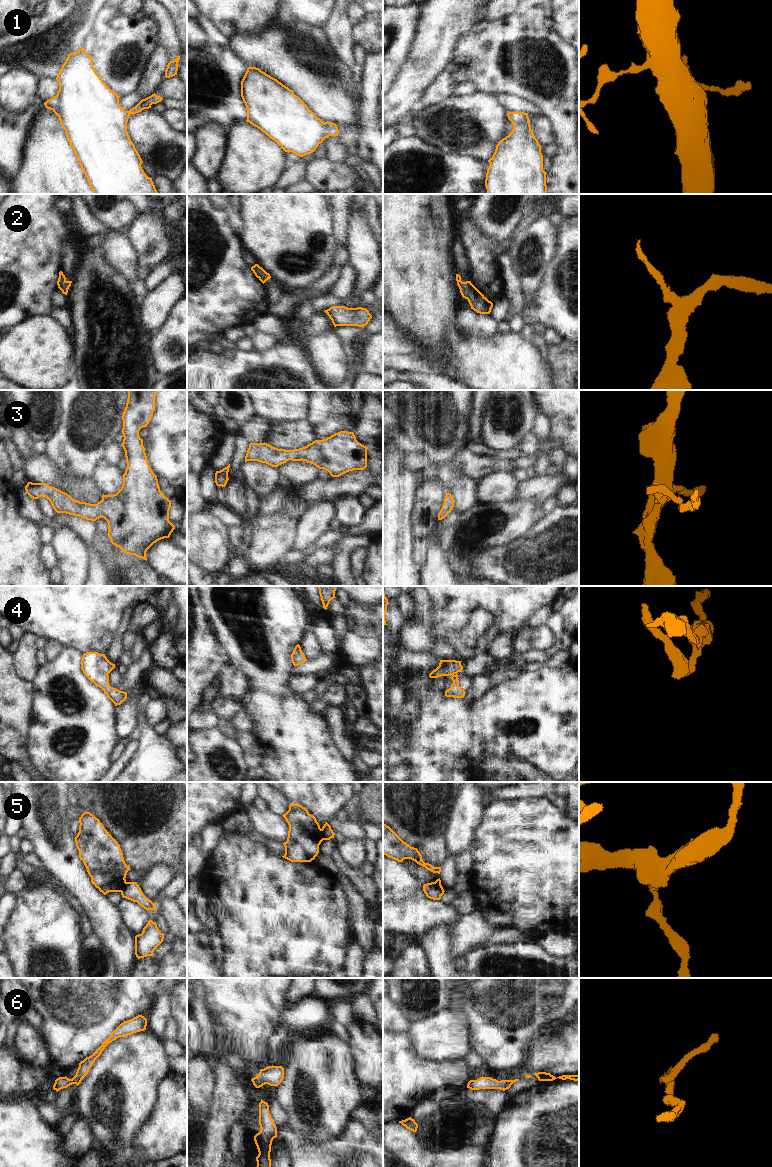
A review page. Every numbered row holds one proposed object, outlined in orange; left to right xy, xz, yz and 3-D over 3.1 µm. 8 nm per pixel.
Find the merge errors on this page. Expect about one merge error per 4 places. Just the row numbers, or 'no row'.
5

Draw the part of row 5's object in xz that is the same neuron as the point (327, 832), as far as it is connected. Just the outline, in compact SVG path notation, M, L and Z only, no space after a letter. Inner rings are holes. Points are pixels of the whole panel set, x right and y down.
M327 822L322 827L322 834L325 840L330 840L331 838L334 838L335 835L333 830L331 829L331 826Z

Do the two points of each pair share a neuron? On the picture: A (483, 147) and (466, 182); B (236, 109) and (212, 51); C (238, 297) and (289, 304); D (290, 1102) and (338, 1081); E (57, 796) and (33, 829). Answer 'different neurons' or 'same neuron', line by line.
A: different neurons
B: same neuron
C: different neurons
D: same neuron
E: same neuron

